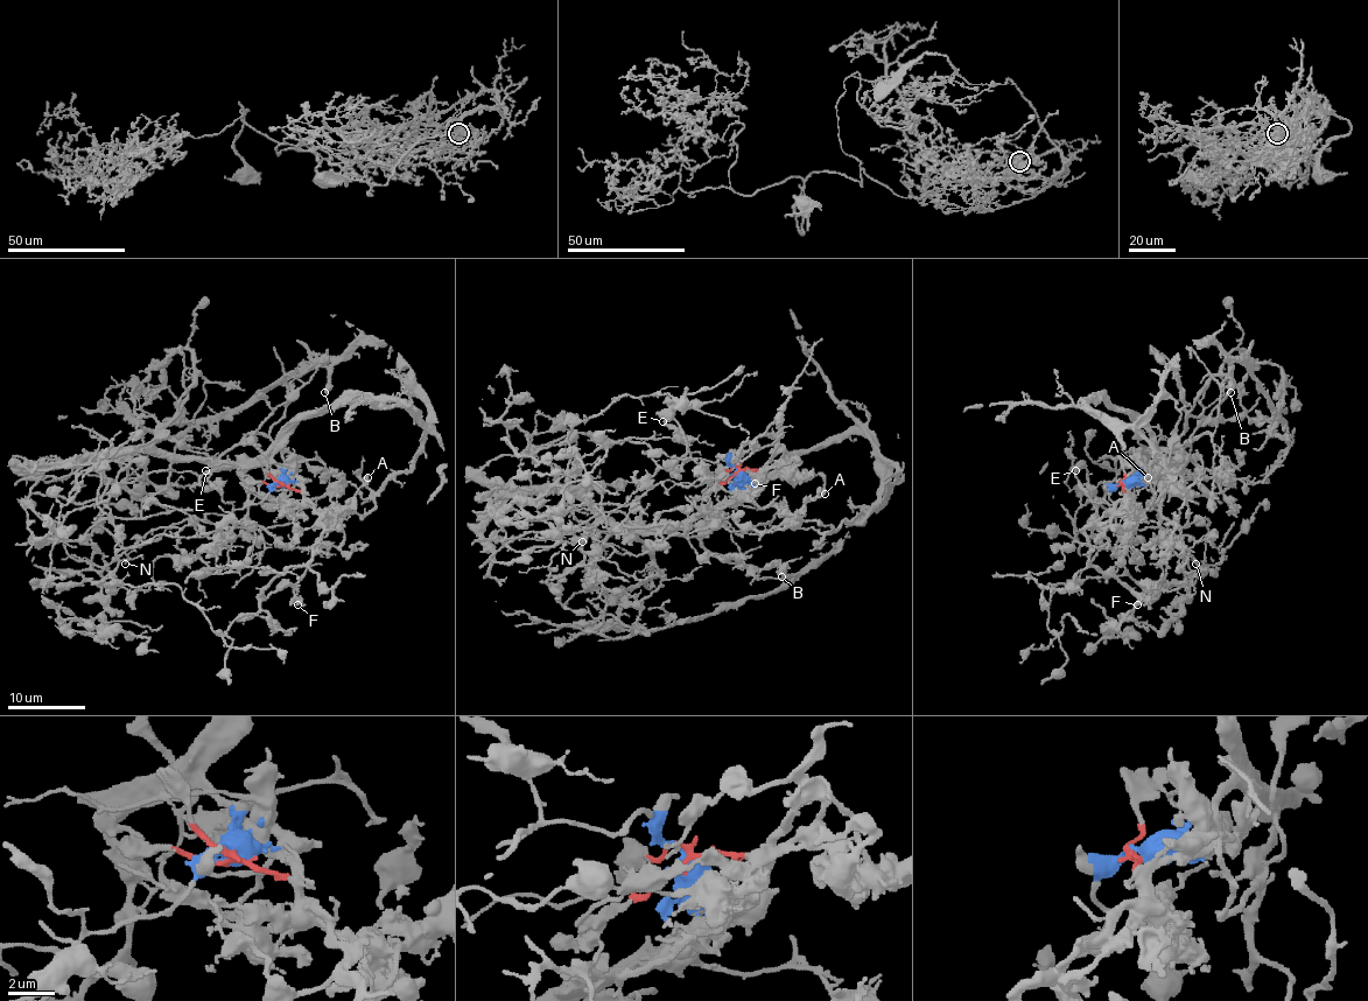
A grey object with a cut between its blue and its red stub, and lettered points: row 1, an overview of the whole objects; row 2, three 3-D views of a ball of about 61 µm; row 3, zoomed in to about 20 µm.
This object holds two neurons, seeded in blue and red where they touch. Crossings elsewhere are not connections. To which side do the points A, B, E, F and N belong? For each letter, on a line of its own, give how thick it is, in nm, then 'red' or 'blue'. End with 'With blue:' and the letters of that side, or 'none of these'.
A: calibre 280 nm; red
B: calibre 440 nm; red
E: calibre 190 nm; blue
F: calibre 180 nm; red
N: calibre 180 nm; blue
With blue: E, N

